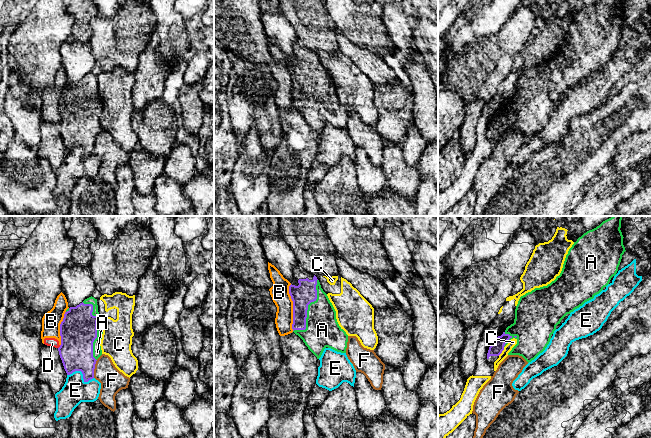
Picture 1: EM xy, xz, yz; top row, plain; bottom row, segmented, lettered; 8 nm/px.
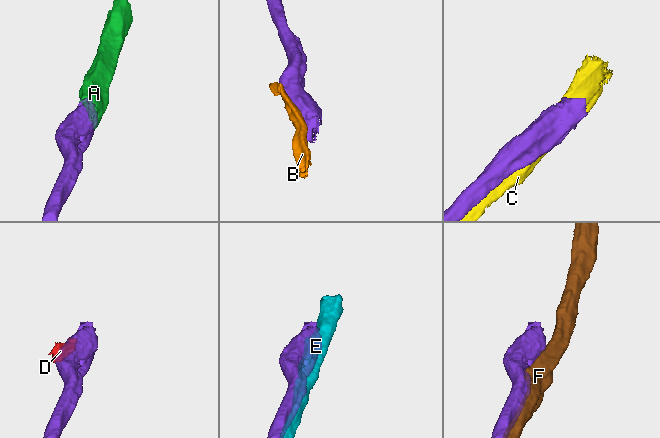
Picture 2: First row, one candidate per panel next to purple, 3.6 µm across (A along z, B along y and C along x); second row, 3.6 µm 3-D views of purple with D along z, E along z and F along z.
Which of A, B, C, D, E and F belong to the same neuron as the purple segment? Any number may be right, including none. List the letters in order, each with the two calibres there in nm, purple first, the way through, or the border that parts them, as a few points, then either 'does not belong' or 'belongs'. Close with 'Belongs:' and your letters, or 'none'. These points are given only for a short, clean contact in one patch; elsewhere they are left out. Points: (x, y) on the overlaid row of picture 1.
A: 300/80 nm | belongs
B: 180/150 nm | does not belong
C: 110/60 nm | does not belong
D: 300/80 nm | does not belong
E: 280/200 nm | does not belong
F: 280/190 nm | does not belong
Belongs: A

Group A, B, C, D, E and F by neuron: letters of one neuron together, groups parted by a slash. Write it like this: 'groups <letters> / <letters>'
groups A / B D / C / E / F

